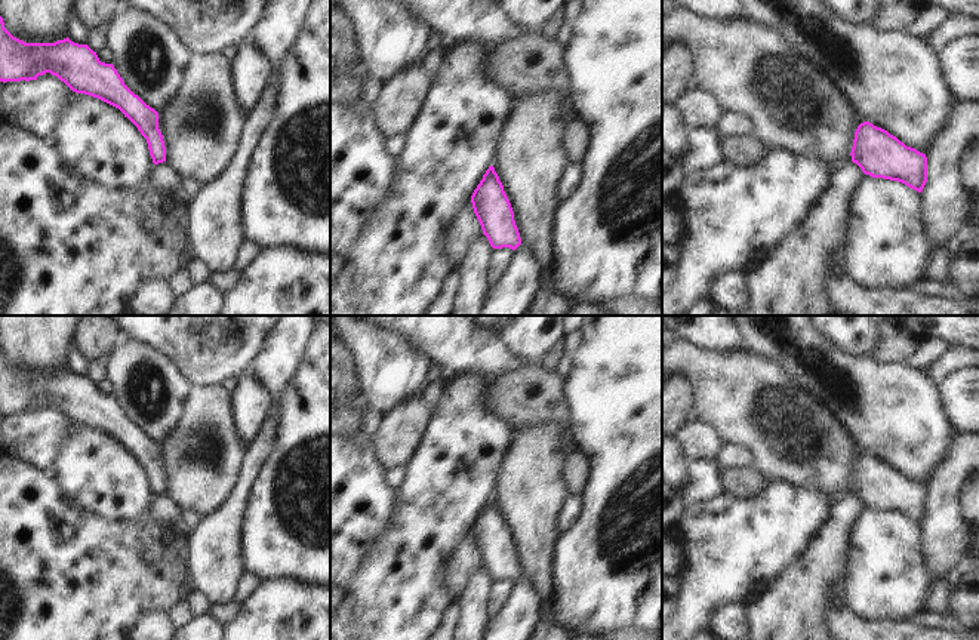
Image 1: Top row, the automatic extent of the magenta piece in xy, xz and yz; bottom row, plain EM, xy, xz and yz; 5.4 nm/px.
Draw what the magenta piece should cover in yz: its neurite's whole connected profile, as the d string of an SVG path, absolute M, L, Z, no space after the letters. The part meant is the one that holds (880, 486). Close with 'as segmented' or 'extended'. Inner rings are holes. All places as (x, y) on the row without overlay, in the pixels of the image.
M869 453L858 458L850 487L872 510L898 513L918 524L927 514L926 486Z; as segmented

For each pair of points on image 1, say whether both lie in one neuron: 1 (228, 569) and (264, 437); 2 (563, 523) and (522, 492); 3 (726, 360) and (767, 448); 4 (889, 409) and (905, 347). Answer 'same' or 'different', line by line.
1: same
2: different
3: same
4: different

